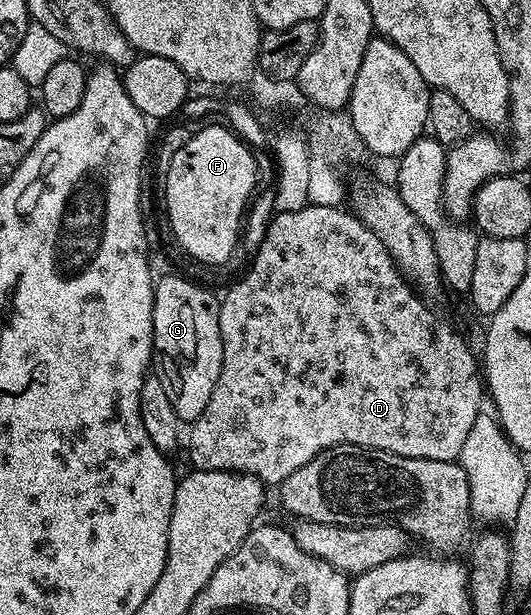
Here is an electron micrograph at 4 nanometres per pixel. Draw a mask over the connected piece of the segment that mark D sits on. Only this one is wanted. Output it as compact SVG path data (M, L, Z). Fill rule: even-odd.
M305 205L299 211L287 211L286 213L277 213L273 221L267 227L266 235L259 248L252 254L253 266L249 269L246 277L241 277L229 290L222 296L219 301L219 331L223 339L223 367L219 371L219 383L215 383L215 391L211 391L211 400L207 403L207 407L203 407L203 415L199 415L199 419L192 422L190 431L187 433L187 445L189 441L189 457L193 460L192 468L194 470L210 469L211 471L227 471L228 473L251 473L255 477L260 477L262 482L269 487L280 486L282 481L287 479L287 475L291 475L291 471L299 471L299 467L303 467L303 463L307 463L311 459L315 459L315 455L319 455L325 449L330 449L336 445L359 445L363 449L382 449L388 453L395 455L403 455L404 457L418 457L419 459L435 459L436 461L457 461L463 451L463 442L467 439L467 434L471 431L471 427L475 424L475 419L483 411L481 405L481 393L483 397L483 373L479 368L479 361L473 358L473 353L469 350L469 345L453 330L453 325L449 321L440 321L437 313L432 309L430 302L418 290L406 281L404 275L397 269L397 265L391 259L391 255L387 251L387 247L383 245L379 239L379 235L375 235L375 231L371 231L371 227L367 227L356 213L345 207L319 207L318 205Z

